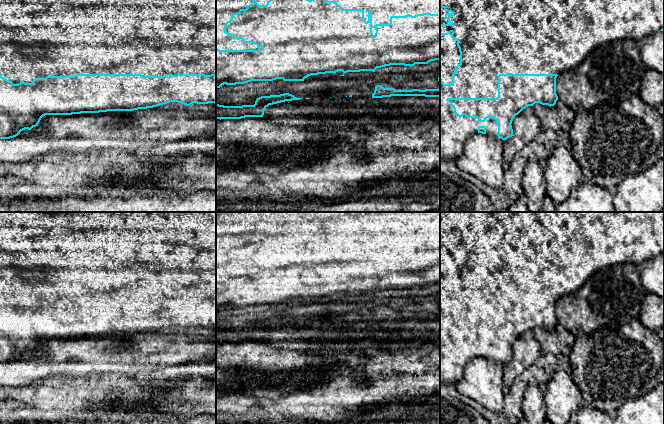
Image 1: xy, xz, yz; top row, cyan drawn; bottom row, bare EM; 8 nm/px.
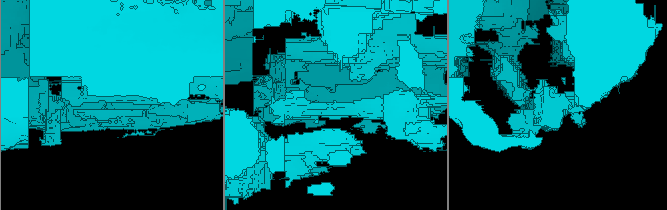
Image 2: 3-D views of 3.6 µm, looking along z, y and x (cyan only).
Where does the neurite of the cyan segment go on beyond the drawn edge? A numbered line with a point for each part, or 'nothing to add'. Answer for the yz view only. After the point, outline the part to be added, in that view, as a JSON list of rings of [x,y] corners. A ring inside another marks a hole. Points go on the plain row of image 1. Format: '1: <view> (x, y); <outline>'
1: yz (501, 254); [[[440,212],[440,226],[447,234],[452,234],[454,240],[447,239],[453,250],[440,250],[440,257],[454,255],[453,260],[460,265],[462,289],[454,299],[453,310],[443,310],[440,306],[440,383],[457,384],[463,377],[466,364],[478,357],[479,350],[486,351],[488,360],[498,361],[498,349],[494,342],[479,346],[477,342],[459,342],[447,322],[497,322],[499,298],[557,298],[575,293],[583,283],[596,271],[604,267],[633,263],[637,266],[659,256],[664,251],[664,212]]]

